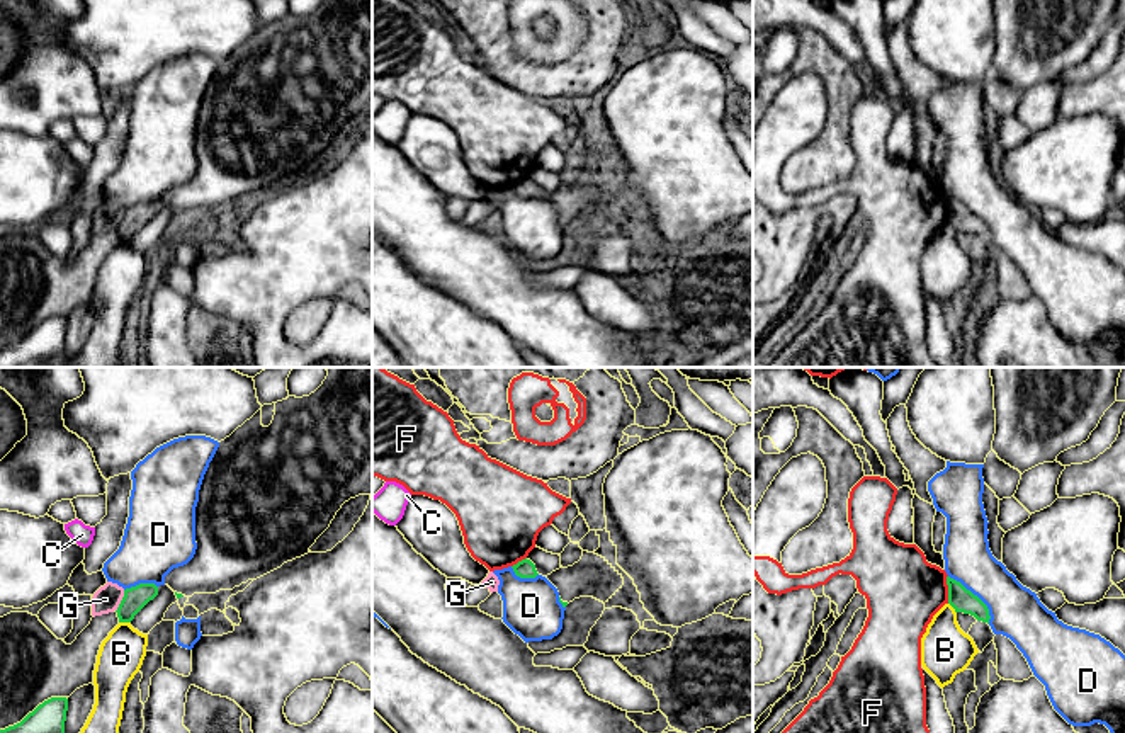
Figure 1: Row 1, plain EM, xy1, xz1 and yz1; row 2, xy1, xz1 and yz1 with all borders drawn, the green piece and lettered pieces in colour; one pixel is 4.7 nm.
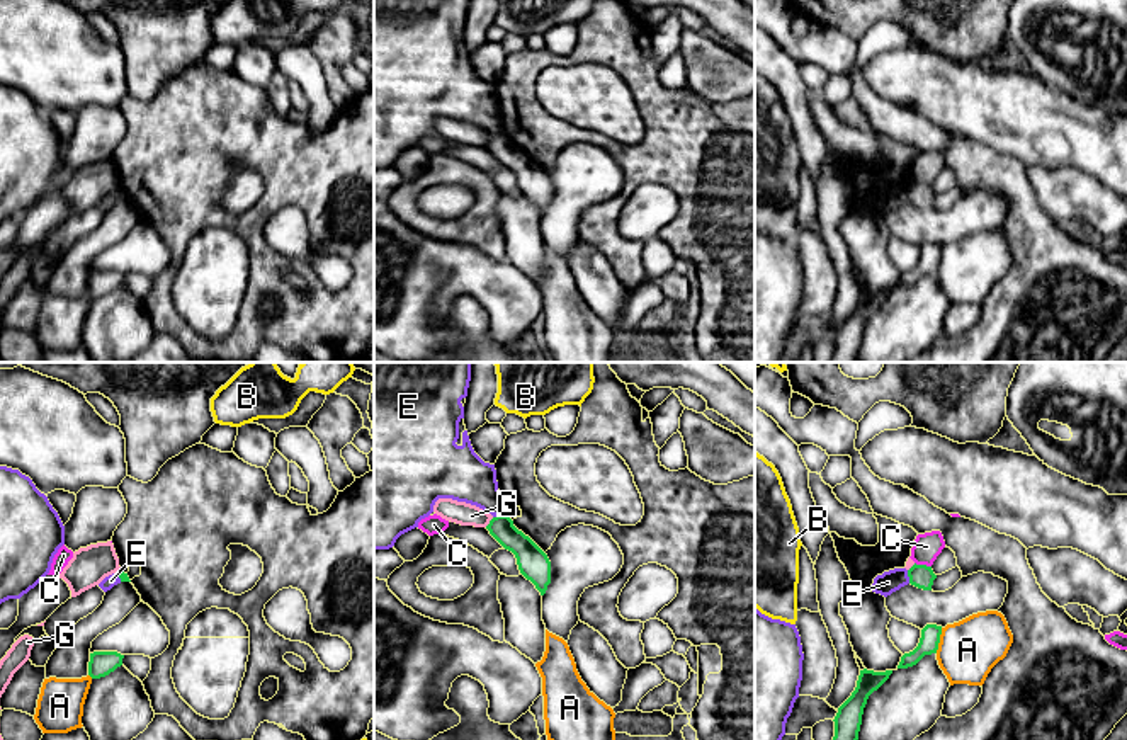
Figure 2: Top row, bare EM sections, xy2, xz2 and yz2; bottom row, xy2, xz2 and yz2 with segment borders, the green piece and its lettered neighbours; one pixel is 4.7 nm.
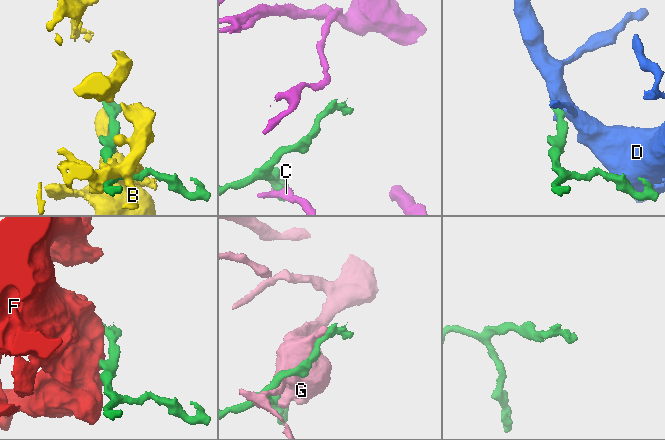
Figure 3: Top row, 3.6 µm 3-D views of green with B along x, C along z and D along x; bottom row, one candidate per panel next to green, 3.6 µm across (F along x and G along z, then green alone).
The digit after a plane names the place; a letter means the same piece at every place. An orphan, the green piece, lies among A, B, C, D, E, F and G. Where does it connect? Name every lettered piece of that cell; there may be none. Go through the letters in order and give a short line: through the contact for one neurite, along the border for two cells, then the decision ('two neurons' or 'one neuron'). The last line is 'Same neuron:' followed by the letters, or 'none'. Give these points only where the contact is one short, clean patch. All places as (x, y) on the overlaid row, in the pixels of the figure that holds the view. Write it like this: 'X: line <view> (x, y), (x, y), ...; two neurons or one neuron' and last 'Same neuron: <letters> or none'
A: two neurons
B: two neurons
C: two neurons
D: two neurons
E: line yz2 (906, 570), (910, 582); two neurons
F: two neurons
G: two neurons
Same neuron: none

